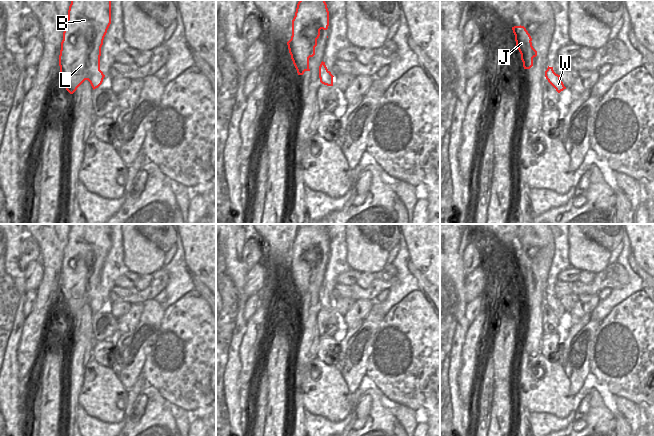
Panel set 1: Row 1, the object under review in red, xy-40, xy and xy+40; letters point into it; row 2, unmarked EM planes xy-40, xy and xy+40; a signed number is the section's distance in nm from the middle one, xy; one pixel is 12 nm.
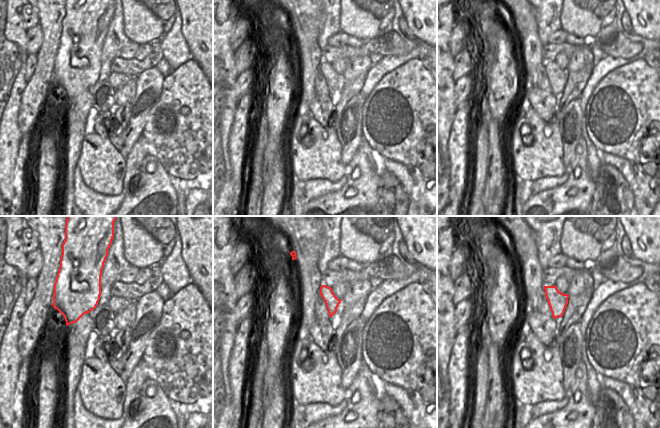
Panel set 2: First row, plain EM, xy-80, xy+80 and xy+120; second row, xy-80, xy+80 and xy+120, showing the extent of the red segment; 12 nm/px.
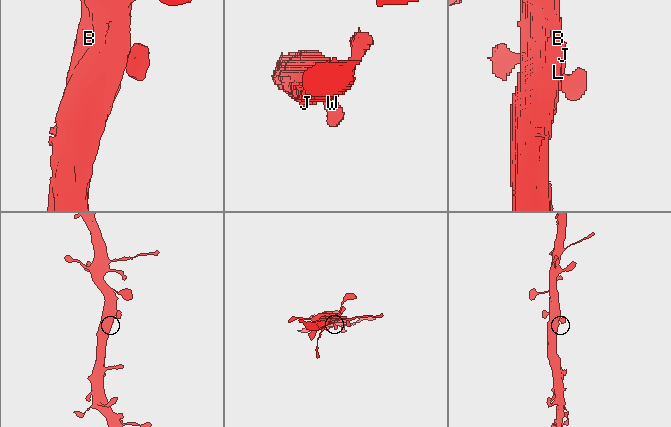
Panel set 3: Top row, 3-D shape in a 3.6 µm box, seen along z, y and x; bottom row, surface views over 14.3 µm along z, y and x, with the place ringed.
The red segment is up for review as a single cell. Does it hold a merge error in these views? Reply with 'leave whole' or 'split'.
leave whole

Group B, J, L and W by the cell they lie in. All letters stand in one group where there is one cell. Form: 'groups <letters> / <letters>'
groups B J L W

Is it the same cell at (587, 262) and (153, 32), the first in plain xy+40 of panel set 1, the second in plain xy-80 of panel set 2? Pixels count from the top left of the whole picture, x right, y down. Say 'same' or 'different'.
same

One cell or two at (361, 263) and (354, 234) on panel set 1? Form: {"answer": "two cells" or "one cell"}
{"answer": "one cell"}

